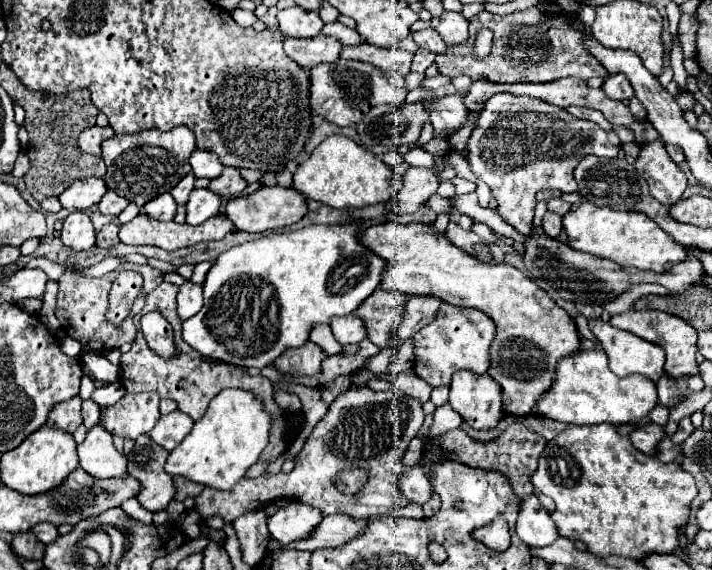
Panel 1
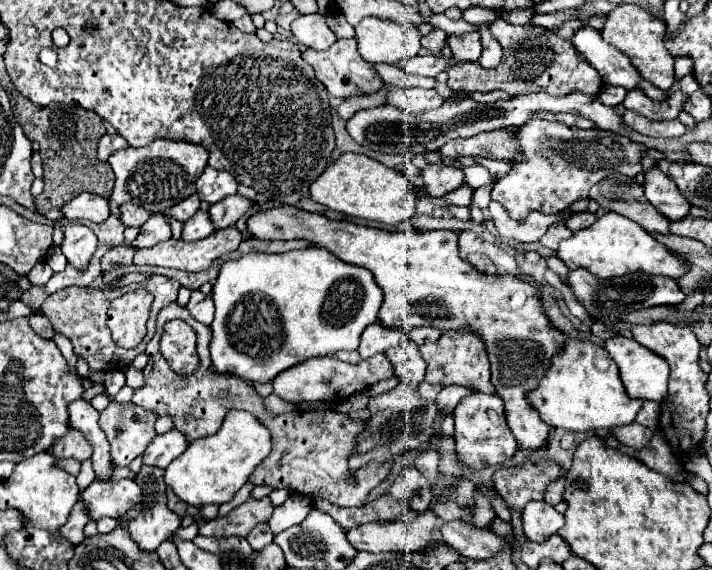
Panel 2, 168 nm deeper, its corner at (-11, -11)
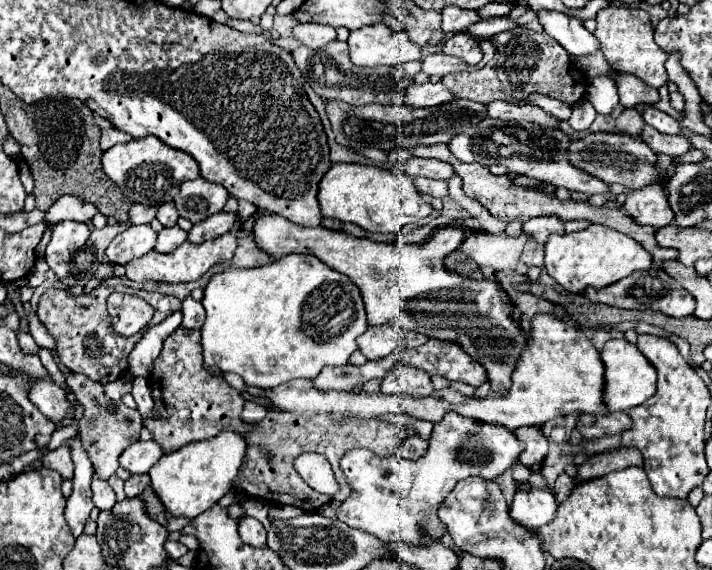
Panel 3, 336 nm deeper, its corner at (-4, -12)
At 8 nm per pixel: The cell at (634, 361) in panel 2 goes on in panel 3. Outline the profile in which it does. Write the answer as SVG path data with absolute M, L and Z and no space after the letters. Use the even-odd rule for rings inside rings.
M624 338L620 340L608 340L600 352L602 362L606 366L606 404L612 412L622 410L628 412L630 408L636 408L640 404L644 404L650 396L654 396L656 392L656 368L652 368L652 364L644 358L644 354L640 354L640 350L626 342Z

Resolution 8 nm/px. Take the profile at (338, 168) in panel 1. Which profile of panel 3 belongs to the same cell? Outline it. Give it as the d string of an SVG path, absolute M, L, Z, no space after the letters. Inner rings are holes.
M346 162L332 164L332 168L324 174L318 184L318 204L322 216L330 216L340 222L352 222L364 230L384 234L396 232L402 226L418 222L420 218L432 214L432 206L416 192L408 176L394 174L378 166Z

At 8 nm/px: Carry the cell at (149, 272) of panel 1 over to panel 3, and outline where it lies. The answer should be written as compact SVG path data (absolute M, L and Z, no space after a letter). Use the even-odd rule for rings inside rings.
M100 284L90 294L80 294L80 296L74 296L68 290L48 288L42 294L38 308L36 308L36 314L44 322L48 332L58 338L56 350L58 350L60 362L64 366L68 366L72 372L86 374L92 380L102 382L102 384L118 380L128 370L128 354L138 344L138 338L118 338L118 334L112 332L110 320L106 314L106 298L112 292L136 294L136 296L142 296L148 304L152 304L154 318L150 320L150 326L154 326L156 322L162 322L172 310L180 310L180 300L174 296L138 290L138 288L130 288L130 286L106 286L106 284Z

